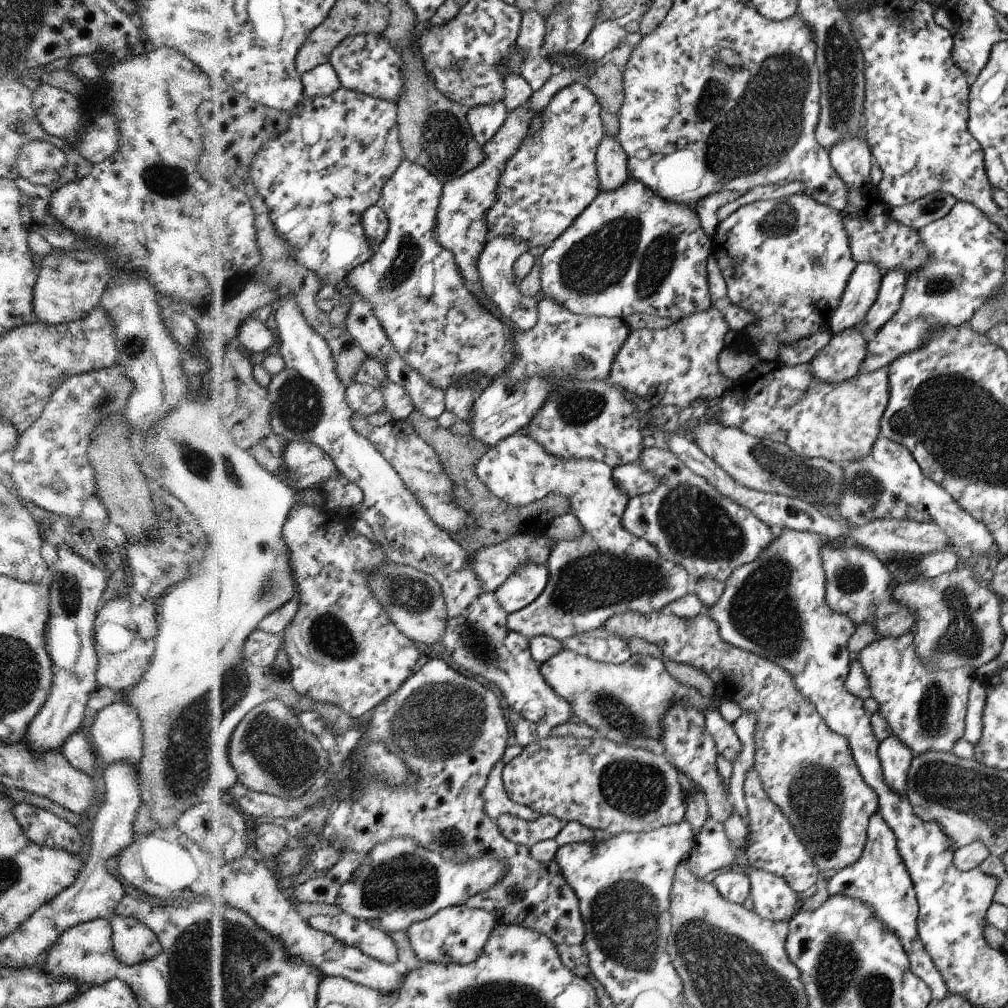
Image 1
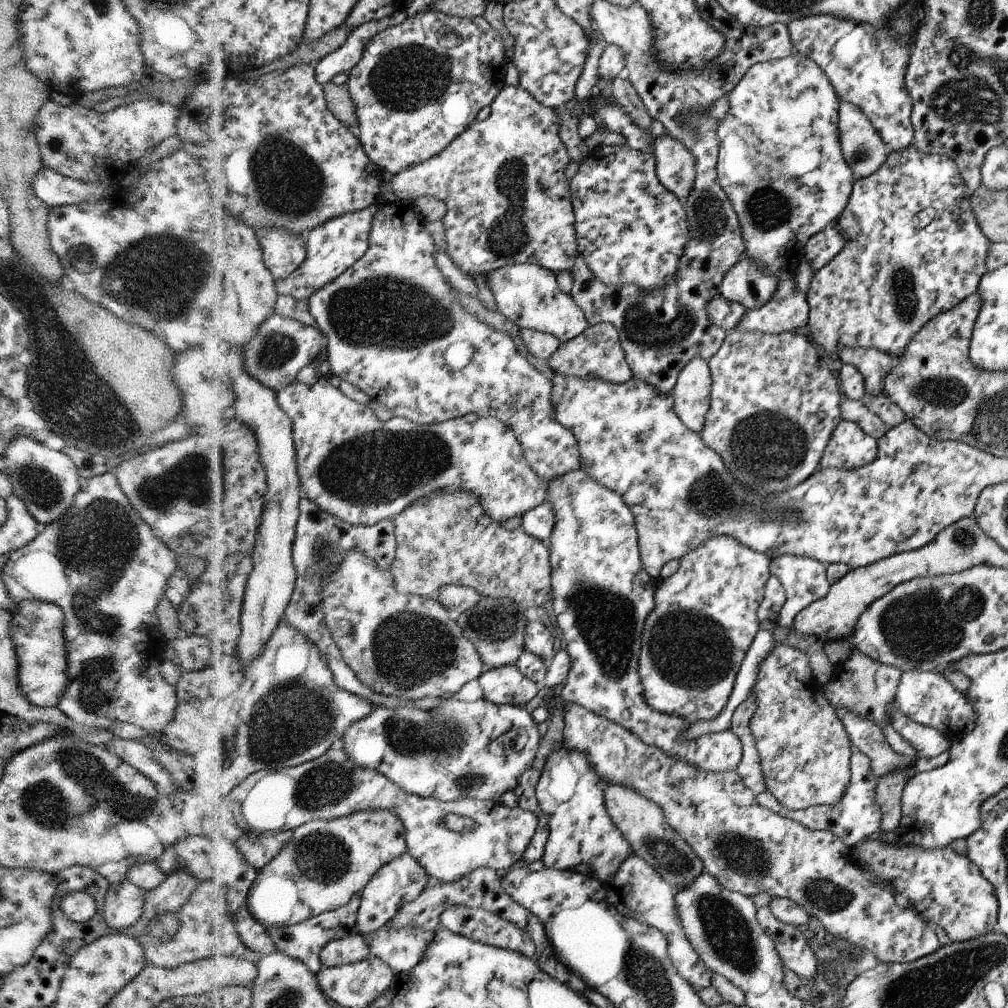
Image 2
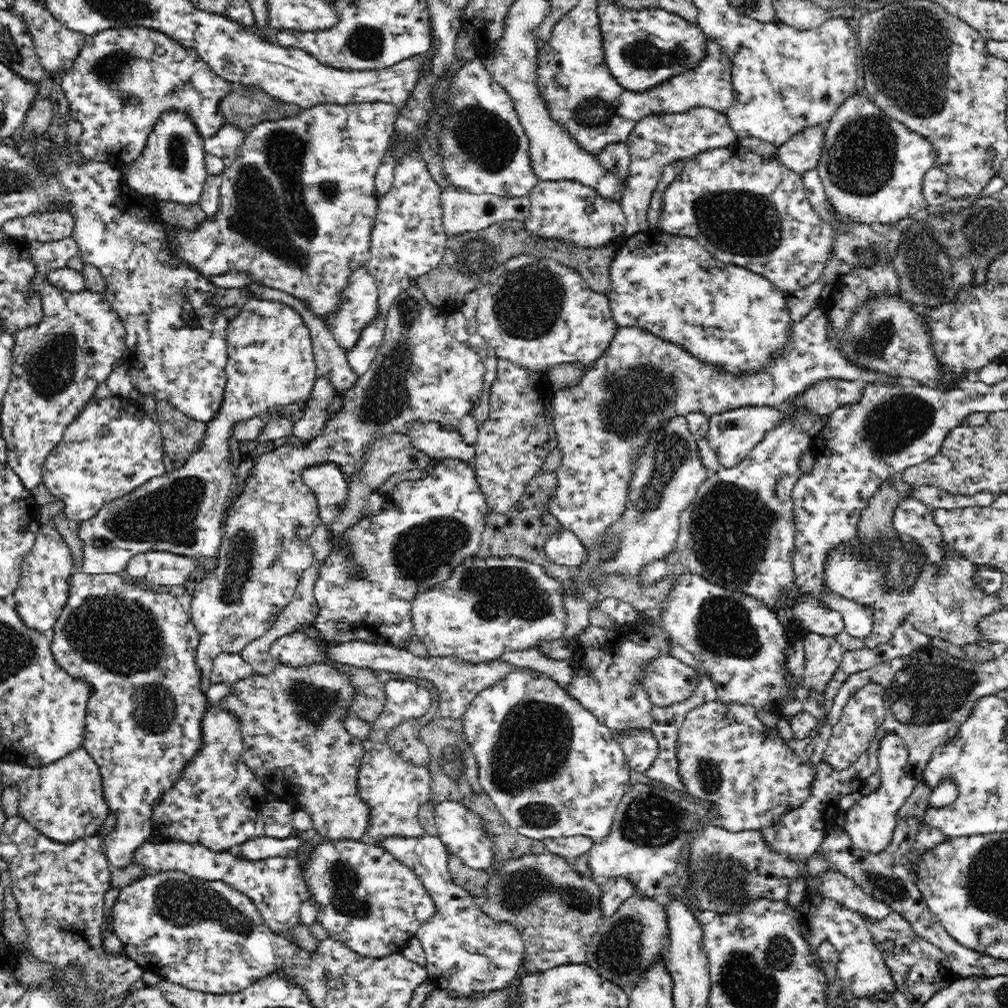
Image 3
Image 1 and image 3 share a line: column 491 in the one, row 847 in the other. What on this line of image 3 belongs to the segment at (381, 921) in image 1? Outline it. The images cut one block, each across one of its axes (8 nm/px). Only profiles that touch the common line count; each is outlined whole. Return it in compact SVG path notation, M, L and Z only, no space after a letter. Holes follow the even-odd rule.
M886 733L879 742L877 762L881 785L875 791L862 796L860 802L856 802L850 810L845 812L845 831L858 849L880 853L889 846L892 834L898 826L898 810L902 810L902 804L910 798L912 791L916 788L916 779L902 769L908 762L908 756L908 745L904 744L896 733Z

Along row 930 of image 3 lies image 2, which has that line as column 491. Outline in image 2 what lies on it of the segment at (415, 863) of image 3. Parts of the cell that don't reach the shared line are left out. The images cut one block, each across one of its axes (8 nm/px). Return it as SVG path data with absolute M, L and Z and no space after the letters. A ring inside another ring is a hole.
M319 378L313 385L307 385L294 382L285 389L281 389L278 393L278 401L281 408L292 418L294 422L294 439L298 454L298 471L302 482L303 495L313 499L323 510L329 511L331 514L342 518L344 521L353 523L354 525L377 525L383 519L394 519L403 512L408 506L413 505L417 501L421 501L425 497L429 497L432 493L442 491L443 489L458 487L460 491L471 493L481 506L484 508L486 515L494 519L498 523L506 523L513 517L521 517L523 513L527 513L537 505L541 505L546 496L546 484L544 480L530 467L522 453L520 440L516 437L514 430L503 421L493 417L477 417L472 423L465 422L463 417L457 417L442 423L423 425L414 423L413 421L401 420L401 418L389 419L389 422L383 421L383 428L375 430L375 426L371 426L371 430L367 430L367 405L355 406L356 400L347 396L340 387L335 388L328 378Z

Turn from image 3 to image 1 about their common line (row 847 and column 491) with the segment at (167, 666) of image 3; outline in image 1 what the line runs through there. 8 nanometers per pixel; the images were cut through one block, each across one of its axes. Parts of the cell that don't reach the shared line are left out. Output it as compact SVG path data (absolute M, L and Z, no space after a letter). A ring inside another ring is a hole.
M501 101L489 105L478 105L467 110L466 120L469 131L478 146L483 147L491 141L506 121L507 113L507 107Z

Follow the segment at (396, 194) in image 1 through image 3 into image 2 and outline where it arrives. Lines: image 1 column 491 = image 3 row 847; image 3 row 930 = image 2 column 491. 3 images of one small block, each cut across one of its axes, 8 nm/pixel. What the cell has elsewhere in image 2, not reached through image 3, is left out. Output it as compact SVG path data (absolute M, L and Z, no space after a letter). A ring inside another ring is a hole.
M404 200L397 202L387 202L379 204L379 212L374 218L371 229L370 249L365 253L363 258L360 258L350 269L341 274L332 283L318 290L310 298L310 313L317 321L317 325L322 333L326 336L326 347L328 361L331 366L331 373L339 376L342 380L349 381L359 388L363 389L372 399L378 400L387 407L394 416L402 416L414 423L423 425L442 423L457 417L463 417L467 413L477 413L479 417L493 417L507 423L520 440L522 453L530 467L544 480L546 486L548 482L555 477L560 477L562 474L569 473L576 468L580 468L581 458L578 450L578 441L574 434L566 428L563 428L554 419L554 407L550 403L550 394L553 392L553 386L550 379L544 378L531 364L527 364L527 360L523 356L517 354L513 340L507 334L501 334L492 327L479 322L468 314L464 308L459 305L457 300L457 292L451 287L449 281L443 276L443 272L439 270L437 262L435 262L435 252L437 245L431 234L427 234L423 230L423 225L426 224L423 216L415 210L415 207L408 205ZM459 342L459 350L457 356L460 358L460 367L453 368L447 362L447 352L453 344Z

